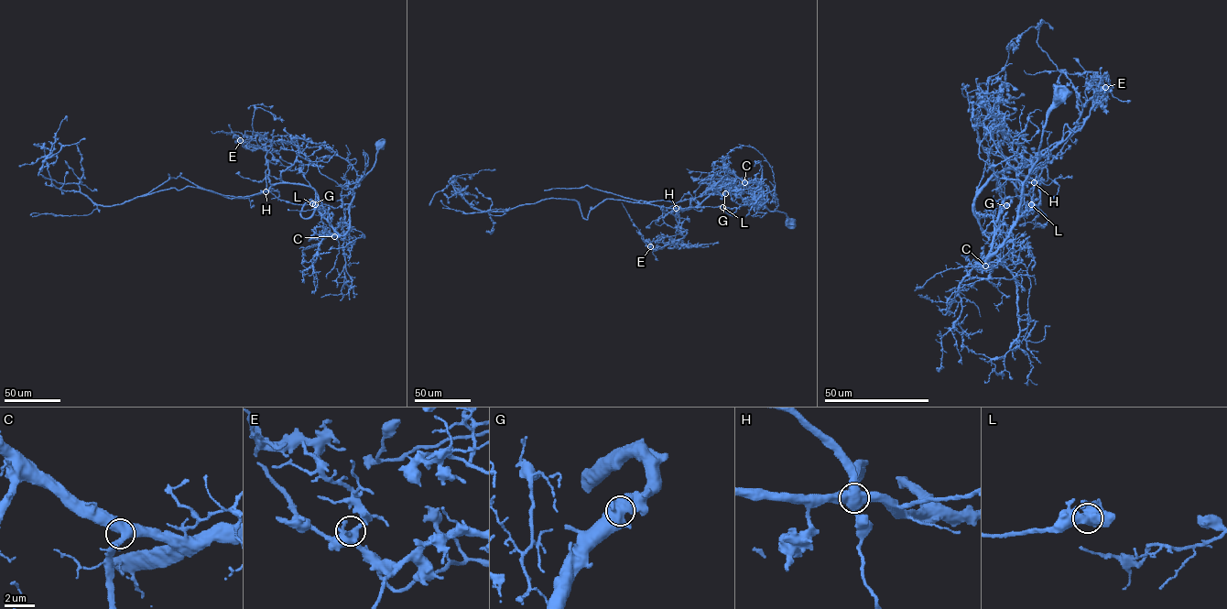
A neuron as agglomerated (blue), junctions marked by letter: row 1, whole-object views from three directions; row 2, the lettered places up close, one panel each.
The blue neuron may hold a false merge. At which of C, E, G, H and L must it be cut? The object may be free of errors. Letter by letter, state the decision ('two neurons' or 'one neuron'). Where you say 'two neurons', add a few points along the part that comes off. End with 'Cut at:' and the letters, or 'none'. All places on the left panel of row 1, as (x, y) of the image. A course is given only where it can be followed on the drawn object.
C: one neuron
E: one neuron
G: one neuron
H: two neurons | (266, 191), (268, 160), (276, 163), (272, 155), (238, 139), (232, 132), (213, 134), (211, 131)
L: one neuron
Cut at: H

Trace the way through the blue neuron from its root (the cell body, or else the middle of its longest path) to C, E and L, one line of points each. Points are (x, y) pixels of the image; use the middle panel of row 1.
C: (789, 222), (785, 213), (770, 211), (764, 205), (755, 182), (744, 182)
E: (789, 222), (764, 205), (755, 182), (737, 188), (726, 176), (699, 205), (680, 207), (682, 238), (650, 246)
L: (789, 222), (785, 213), (764, 205), (755, 182), (737, 188), (727, 176), (699, 205), (679, 209), (722, 207)

